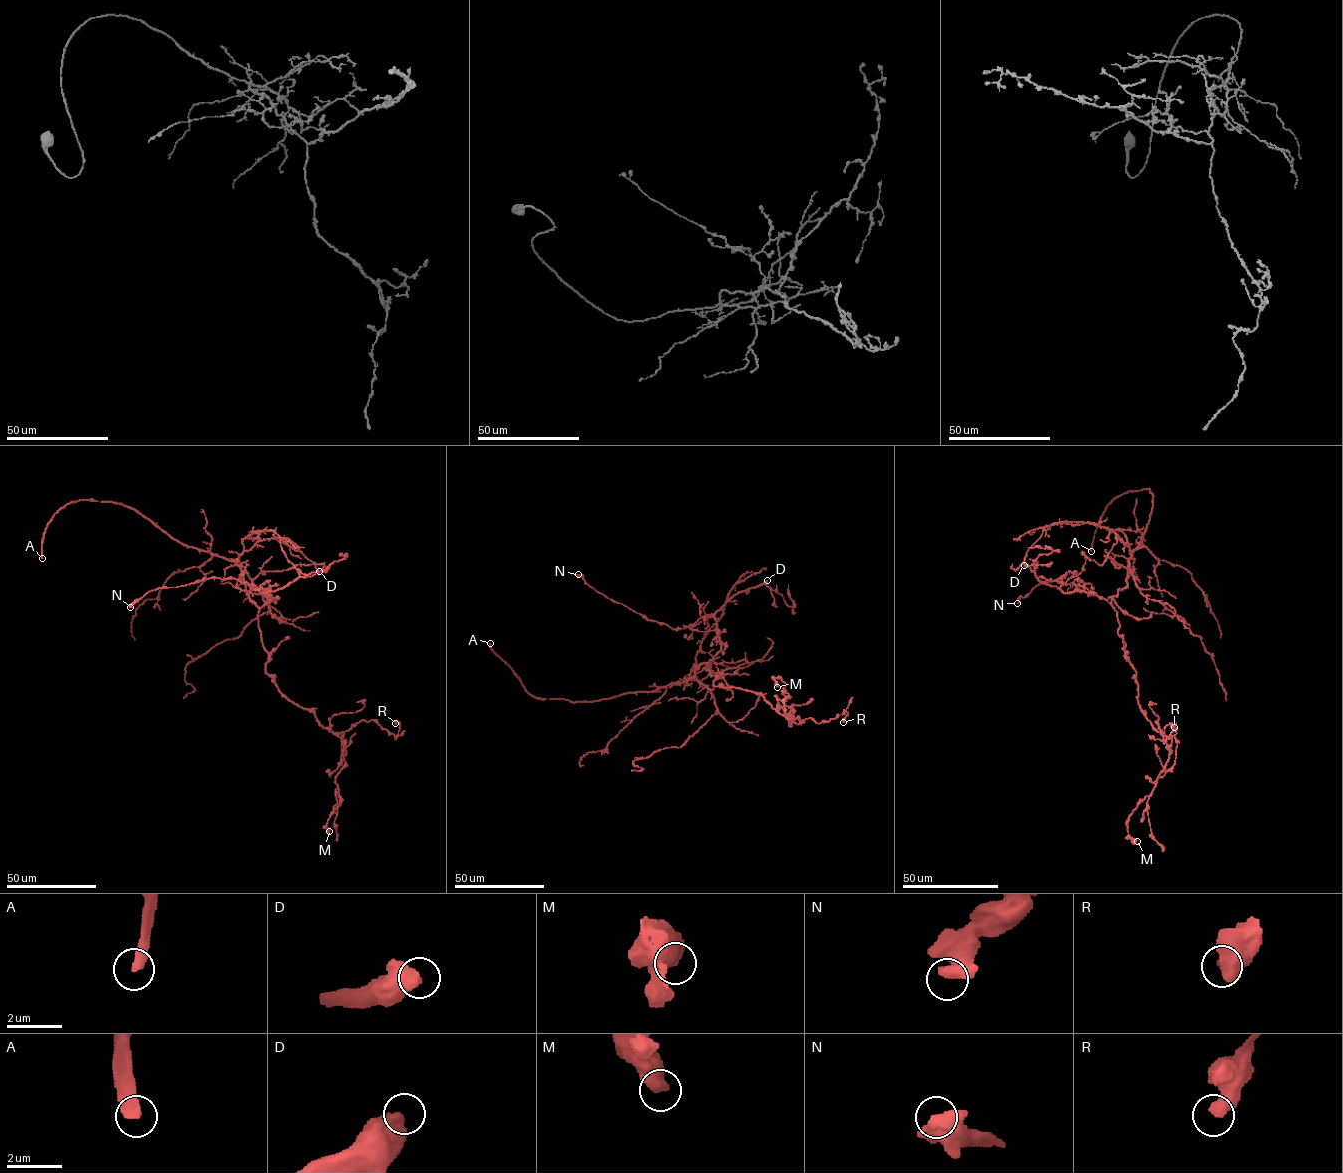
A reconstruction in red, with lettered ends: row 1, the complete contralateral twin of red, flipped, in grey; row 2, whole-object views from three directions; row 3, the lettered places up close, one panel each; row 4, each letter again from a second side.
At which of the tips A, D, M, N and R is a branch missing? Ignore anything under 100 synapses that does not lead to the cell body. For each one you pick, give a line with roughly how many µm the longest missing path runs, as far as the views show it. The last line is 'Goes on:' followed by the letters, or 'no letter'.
A: 90 µm
D: 100 µm
Goes on: A, D

